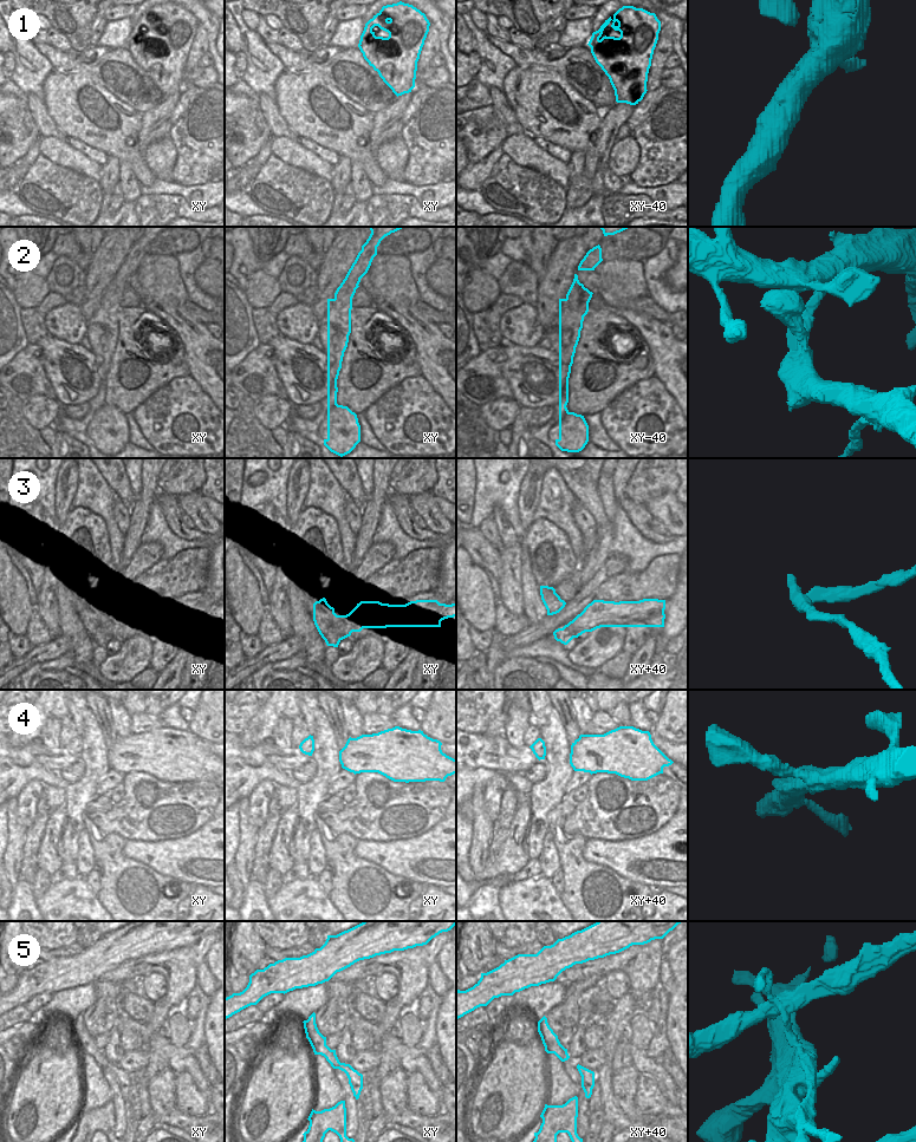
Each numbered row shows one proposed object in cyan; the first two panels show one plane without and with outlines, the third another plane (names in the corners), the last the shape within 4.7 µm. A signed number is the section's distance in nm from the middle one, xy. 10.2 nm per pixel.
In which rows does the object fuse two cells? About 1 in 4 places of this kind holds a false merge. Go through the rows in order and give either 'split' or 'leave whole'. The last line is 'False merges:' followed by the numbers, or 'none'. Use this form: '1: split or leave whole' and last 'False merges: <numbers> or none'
1: leave whole
2: split
3: split
4: leave whole
5: split
False merges: 2, 3, 5

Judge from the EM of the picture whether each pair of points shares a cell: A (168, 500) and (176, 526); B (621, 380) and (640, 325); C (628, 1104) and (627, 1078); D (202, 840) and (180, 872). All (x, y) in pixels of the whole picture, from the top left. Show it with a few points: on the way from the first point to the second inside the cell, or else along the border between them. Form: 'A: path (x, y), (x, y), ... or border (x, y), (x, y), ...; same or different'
A: path (169, 506), (175, 520); same
B: border (635, 327), (650, 354); different
C: path (627, 1098), (627, 1084); same
D: path (197, 848), (182, 863); same

